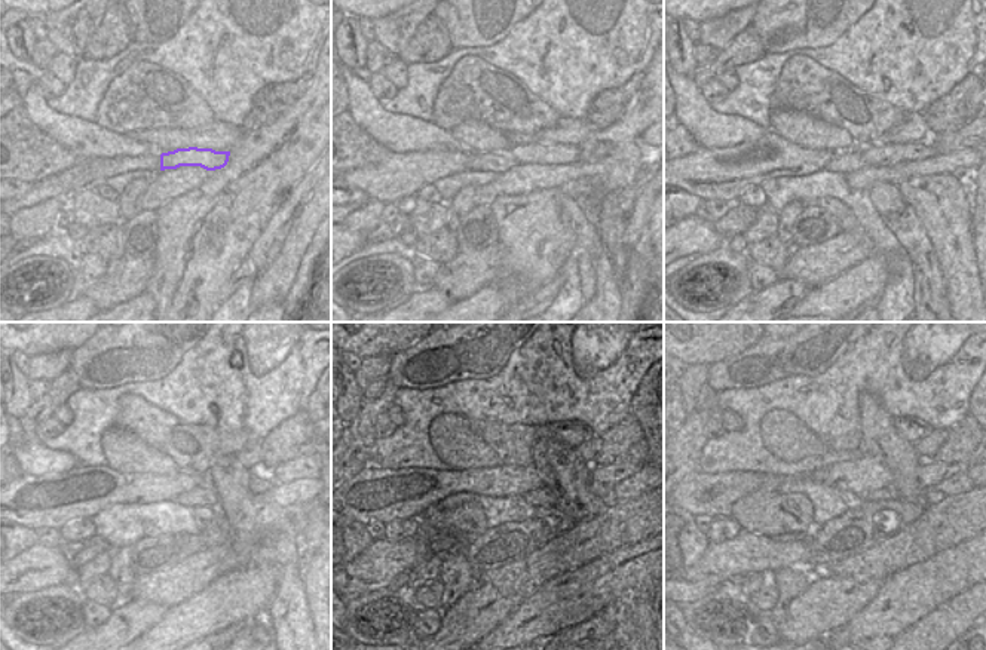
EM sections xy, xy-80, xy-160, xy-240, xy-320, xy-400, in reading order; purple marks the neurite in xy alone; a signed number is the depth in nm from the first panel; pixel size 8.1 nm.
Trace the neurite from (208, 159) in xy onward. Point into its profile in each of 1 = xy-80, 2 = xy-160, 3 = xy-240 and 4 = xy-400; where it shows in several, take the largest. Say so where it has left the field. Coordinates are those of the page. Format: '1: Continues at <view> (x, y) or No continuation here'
1: Continues at xy-80 (533, 153)
2: Continues at xy-160 (878, 153)
3: Continues at xy-240 (260, 483)
4: Continues at xy-400 (960, 483).

